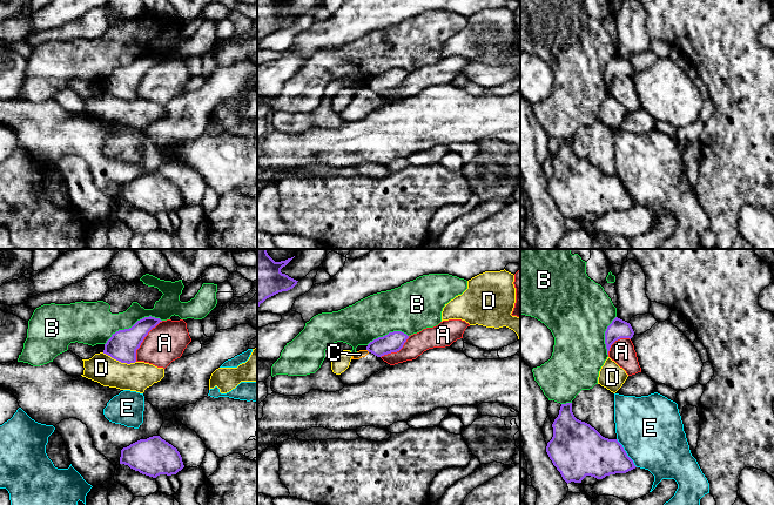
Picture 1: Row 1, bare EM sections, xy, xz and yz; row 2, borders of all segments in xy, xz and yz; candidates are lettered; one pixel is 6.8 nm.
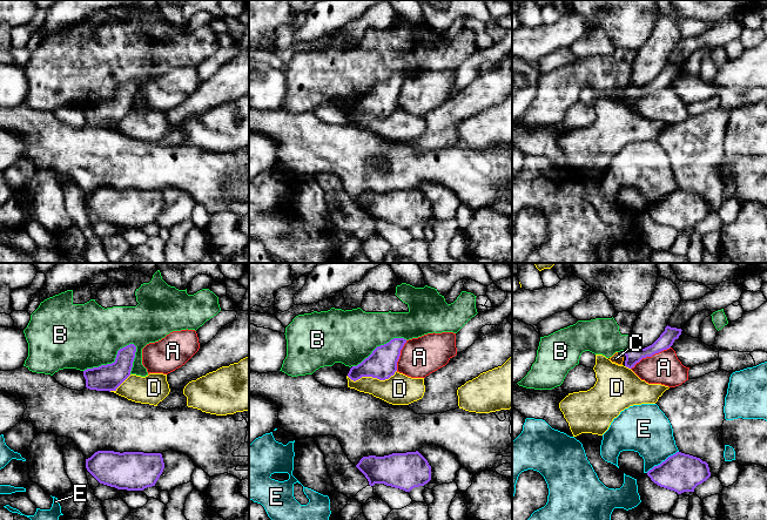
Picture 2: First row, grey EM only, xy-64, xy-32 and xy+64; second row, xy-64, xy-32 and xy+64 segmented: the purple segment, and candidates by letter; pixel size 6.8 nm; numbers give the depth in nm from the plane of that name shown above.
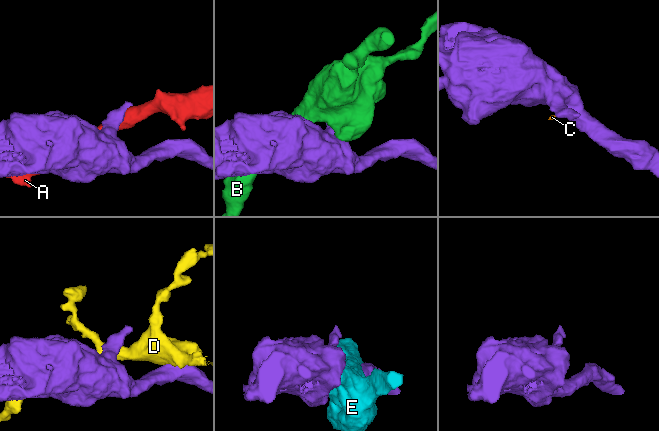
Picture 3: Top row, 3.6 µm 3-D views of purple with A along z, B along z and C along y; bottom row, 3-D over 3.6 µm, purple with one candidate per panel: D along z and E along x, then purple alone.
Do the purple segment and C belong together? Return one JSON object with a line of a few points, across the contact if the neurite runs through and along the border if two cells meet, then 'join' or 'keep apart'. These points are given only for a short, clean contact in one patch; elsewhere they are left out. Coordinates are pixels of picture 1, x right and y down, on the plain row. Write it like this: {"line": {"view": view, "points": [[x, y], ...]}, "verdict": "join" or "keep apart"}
{"line": {"view": "xz", "points": [[367, 86], [369, 88]]}, "verdict": "keep apart"}

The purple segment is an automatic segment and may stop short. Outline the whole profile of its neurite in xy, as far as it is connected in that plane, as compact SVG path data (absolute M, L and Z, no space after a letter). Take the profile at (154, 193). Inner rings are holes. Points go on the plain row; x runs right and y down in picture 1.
M160 173L140 176L123 184L120 201L153 215L160 211L176 211L184 204L177 186Z

